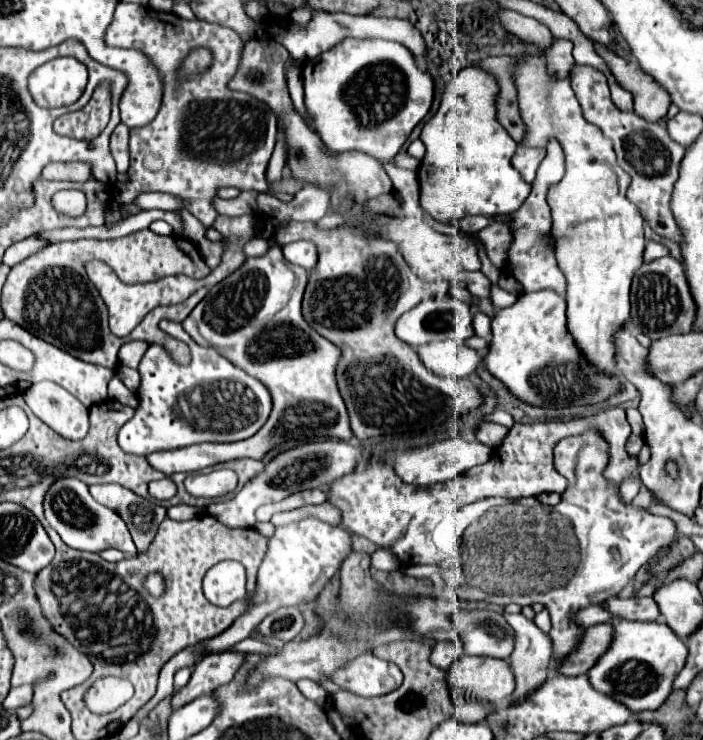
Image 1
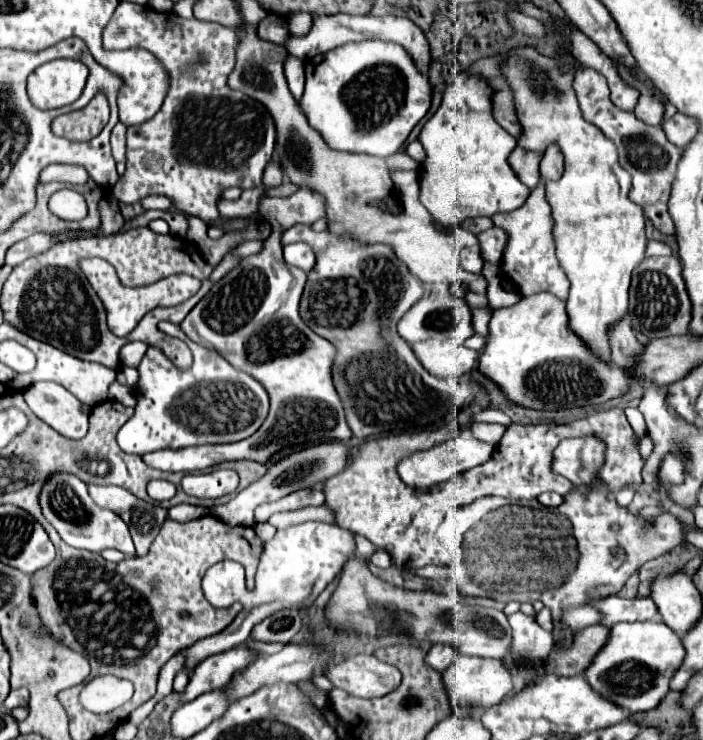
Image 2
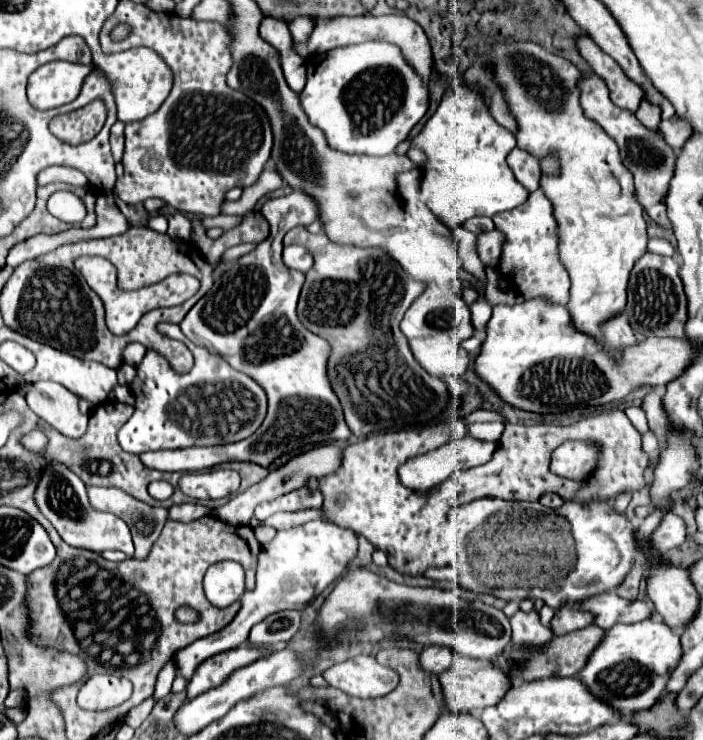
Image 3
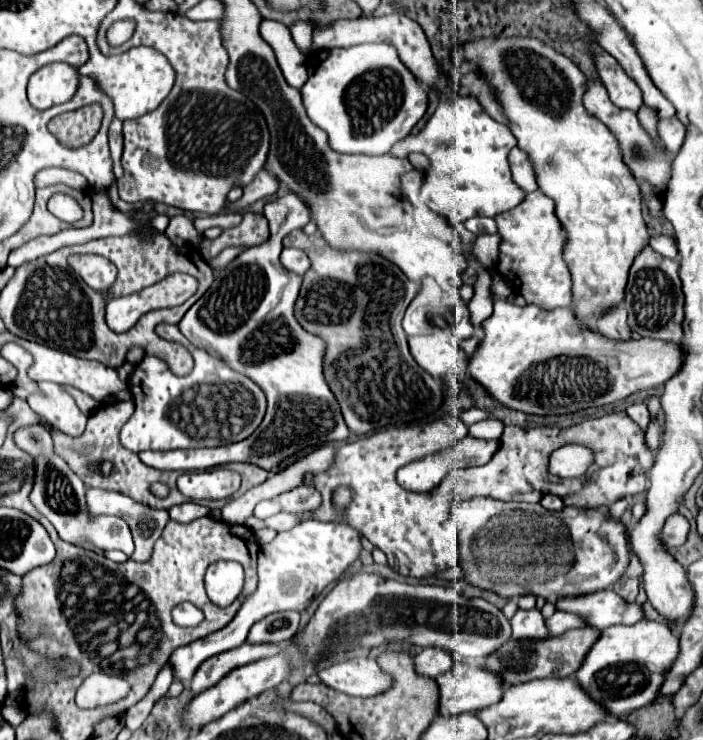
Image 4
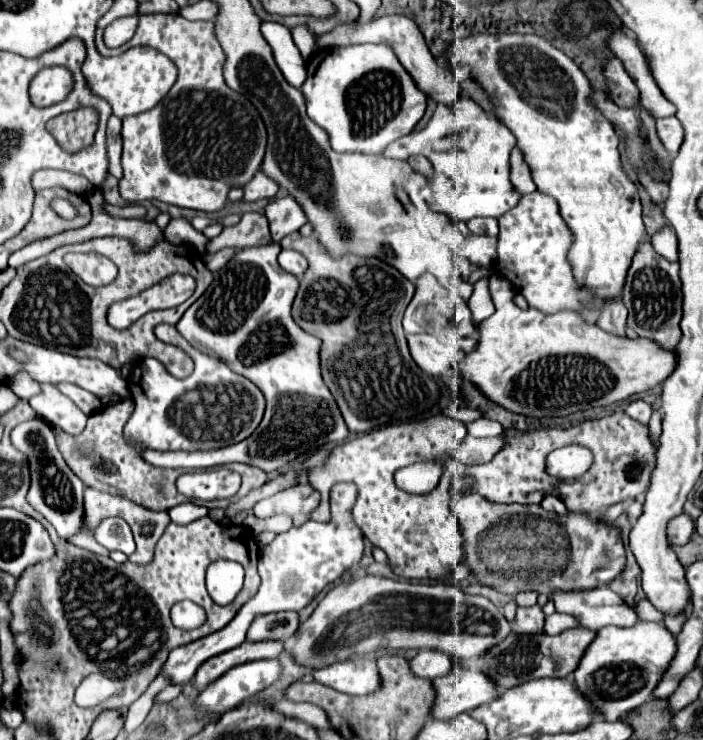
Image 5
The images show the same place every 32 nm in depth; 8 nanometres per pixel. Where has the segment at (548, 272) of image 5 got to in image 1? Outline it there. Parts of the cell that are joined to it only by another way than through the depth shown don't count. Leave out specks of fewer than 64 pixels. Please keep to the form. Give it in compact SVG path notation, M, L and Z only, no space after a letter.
M550 140L546 146L546 156L540 162L538 167L538 176L536 182L532 186L530 196L526 198L526 202L512 214L508 216L496 216L492 220L500 222L500 224L508 224L508 228L512 230L512 244L508 248L508 256L506 256L506 272L518 280L518 284L522 286L524 294L530 292L538 292L538 290L546 290L552 288L556 294L564 296L566 294L566 278L558 268L558 262L554 258L554 246L550 244L550 228L552 228L552 218L550 218L550 206L546 202L546 192L548 192L548 184L556 184L565 173L565 158L562 154L560 144L556 144L556 140Z

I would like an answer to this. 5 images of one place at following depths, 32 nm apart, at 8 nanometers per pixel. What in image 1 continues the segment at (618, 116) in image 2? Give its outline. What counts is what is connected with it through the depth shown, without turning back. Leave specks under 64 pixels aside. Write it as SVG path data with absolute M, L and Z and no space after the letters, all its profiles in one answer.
M576 64L570 70L570 76L572 76L572 90L582 106L584 118L596 124L604 132L604 136L608 136L614 142L618 164L632 176L632 184L628 188L628 200L636 202L644 220L650 222L656 234L670 238L674 242L680 242L682 236L670 212L670 194L672 194L672 188L678 176L678 166L680 166L680 160L684 158L686 148L680 148L680 144L676 144L674 140L668 140L668 132L664 132L662 124L652 124L636 116L634 112L618 110L610 100L608 80L600 70L592 66Z

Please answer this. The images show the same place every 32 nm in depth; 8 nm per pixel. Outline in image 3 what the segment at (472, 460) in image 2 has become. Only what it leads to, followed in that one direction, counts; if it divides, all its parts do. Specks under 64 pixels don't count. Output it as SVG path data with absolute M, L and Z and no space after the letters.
M464 436L460 440L452 440L450 444L438 448L438 450L432 450L428 454L422 454L422 456L416 456L416 458L408 460L406 464L402 464L398 468L398 478L406 488L424 492L424 490L434 488L436 484L442 484L456 470L466 470L466 468L480 466L480 464L488 462L492 458L496 446L498 446L496 442L484 442L484 440L476 440L472 436Z

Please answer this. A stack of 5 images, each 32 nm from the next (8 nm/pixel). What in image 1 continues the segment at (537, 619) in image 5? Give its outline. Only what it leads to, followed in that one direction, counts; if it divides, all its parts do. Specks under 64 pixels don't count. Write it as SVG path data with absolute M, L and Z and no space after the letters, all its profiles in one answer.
M506 614L506 620L514 630L514 650L510 660L516 676L516 690L510 696L510 702L516 702L532 692L532 688L538 688L548 676L548 664L552 662L552 640L524 614Z

